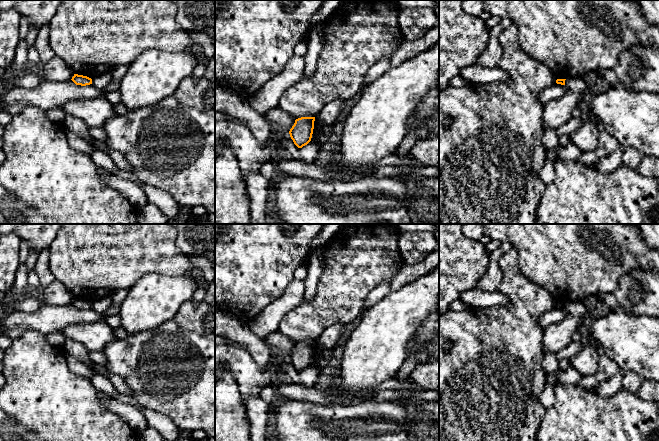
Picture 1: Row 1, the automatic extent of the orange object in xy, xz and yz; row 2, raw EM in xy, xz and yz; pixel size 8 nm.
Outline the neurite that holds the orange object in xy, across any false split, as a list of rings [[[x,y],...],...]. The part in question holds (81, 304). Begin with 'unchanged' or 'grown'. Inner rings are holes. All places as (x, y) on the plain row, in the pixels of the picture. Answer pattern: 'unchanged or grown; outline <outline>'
unchanged; outline [[[74,298],[74,300],[71,303],[76,309],[81,309],[81,310],[86,310],[86,309],[90,309],[92,308],[92,303],[87,301],[87,300],[83,300],[83,299],[78,299],[78,298]]]

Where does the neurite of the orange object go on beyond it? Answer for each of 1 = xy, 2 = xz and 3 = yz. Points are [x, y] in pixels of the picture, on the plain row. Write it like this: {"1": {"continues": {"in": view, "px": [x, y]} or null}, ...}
{"1": {"continues": null}, "2": {"continues": null}, "3": {"continues": null}}

